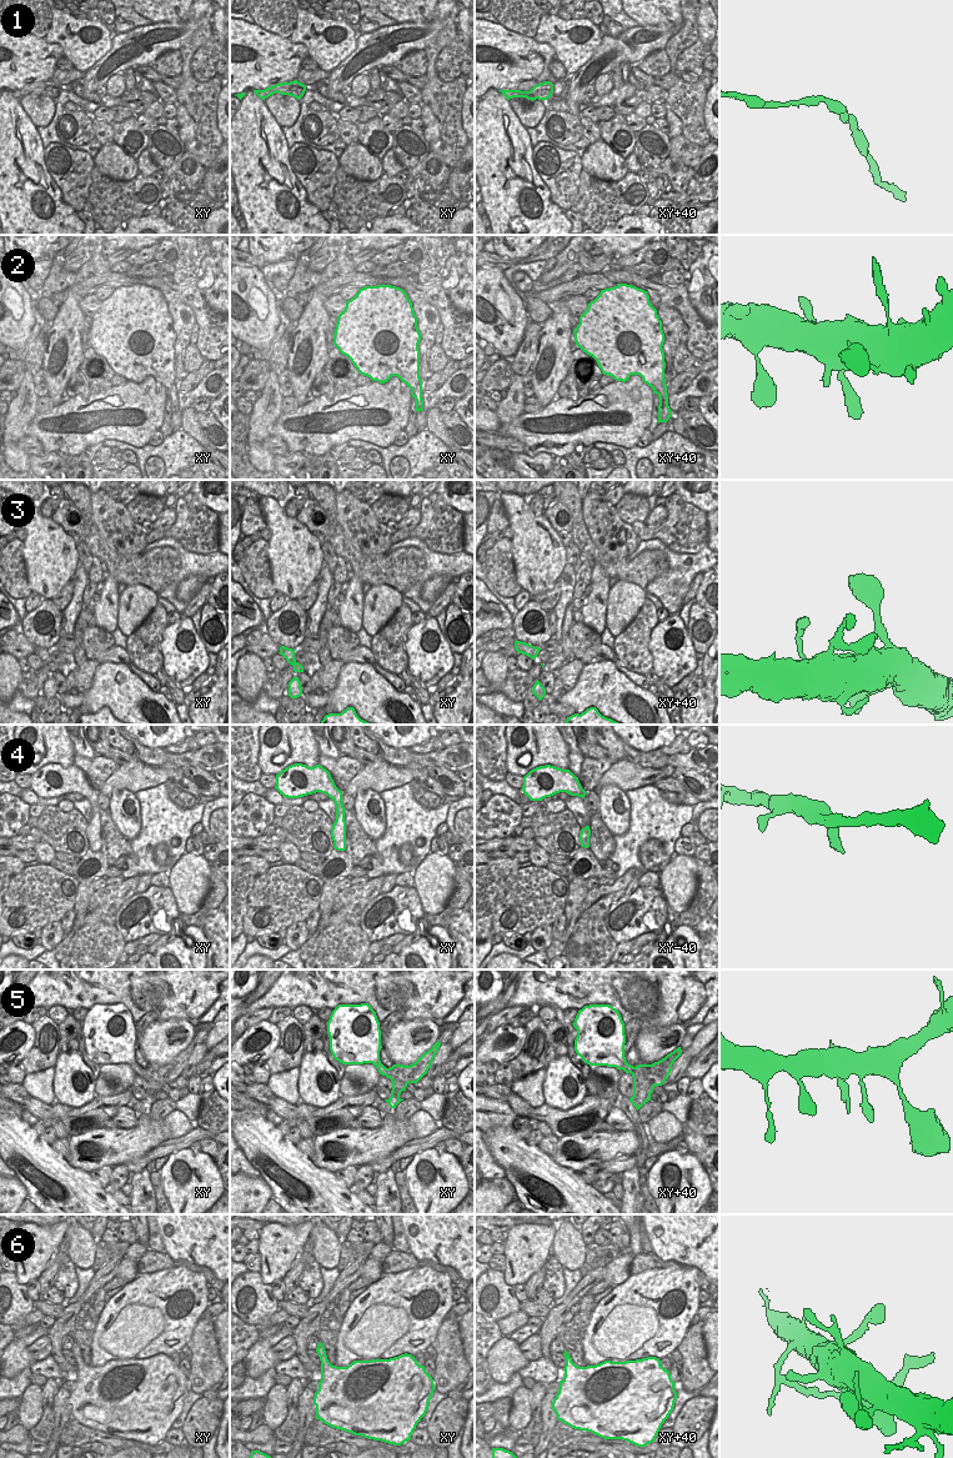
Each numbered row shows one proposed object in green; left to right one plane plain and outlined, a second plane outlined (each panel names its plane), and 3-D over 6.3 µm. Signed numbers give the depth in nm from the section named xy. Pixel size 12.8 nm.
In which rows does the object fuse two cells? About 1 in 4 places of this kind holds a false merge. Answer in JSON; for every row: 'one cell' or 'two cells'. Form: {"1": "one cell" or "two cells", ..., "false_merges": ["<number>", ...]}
{"1": "one cell", "2": "one cell", "3": "one cell", "4": "one cell", "5": "one cell", "6": "one cell", "false_merges": []}

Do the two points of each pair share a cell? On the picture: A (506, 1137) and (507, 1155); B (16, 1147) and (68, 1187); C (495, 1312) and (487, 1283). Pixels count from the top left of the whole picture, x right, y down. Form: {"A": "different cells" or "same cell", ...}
{"A": "same cell", "B": "same cell", "C": "same cell"}

